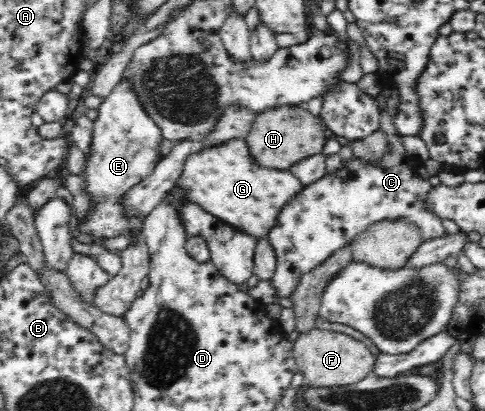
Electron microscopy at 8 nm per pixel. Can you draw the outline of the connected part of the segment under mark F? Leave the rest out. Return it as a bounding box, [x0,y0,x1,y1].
[292,328,375,387]

